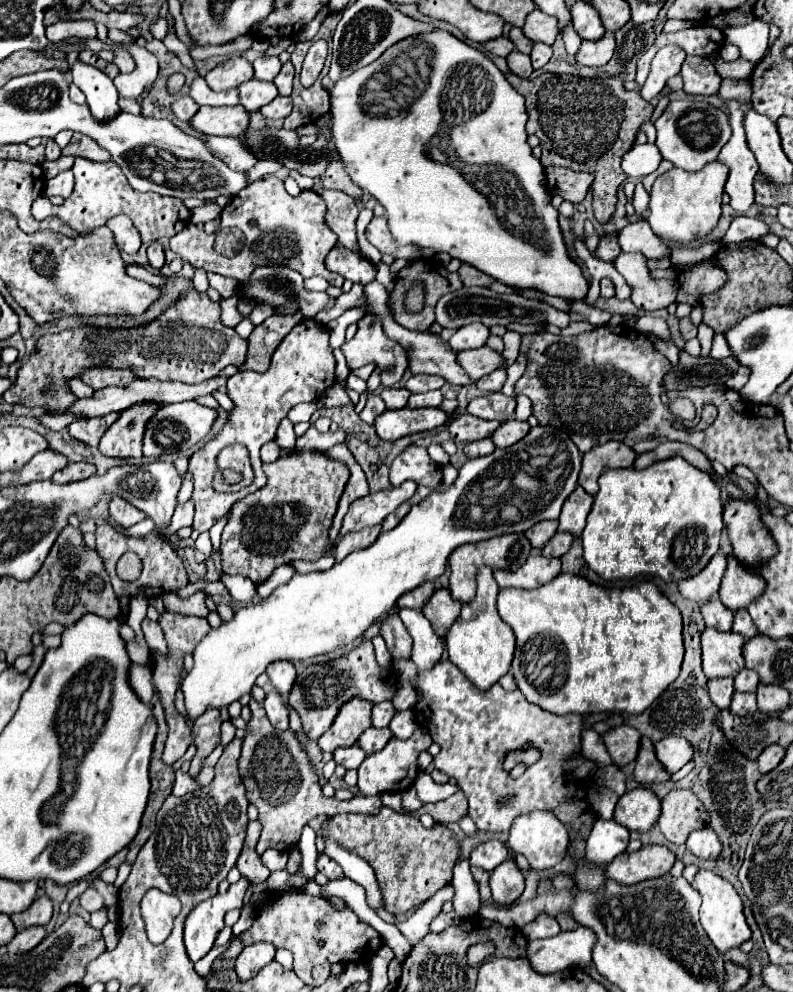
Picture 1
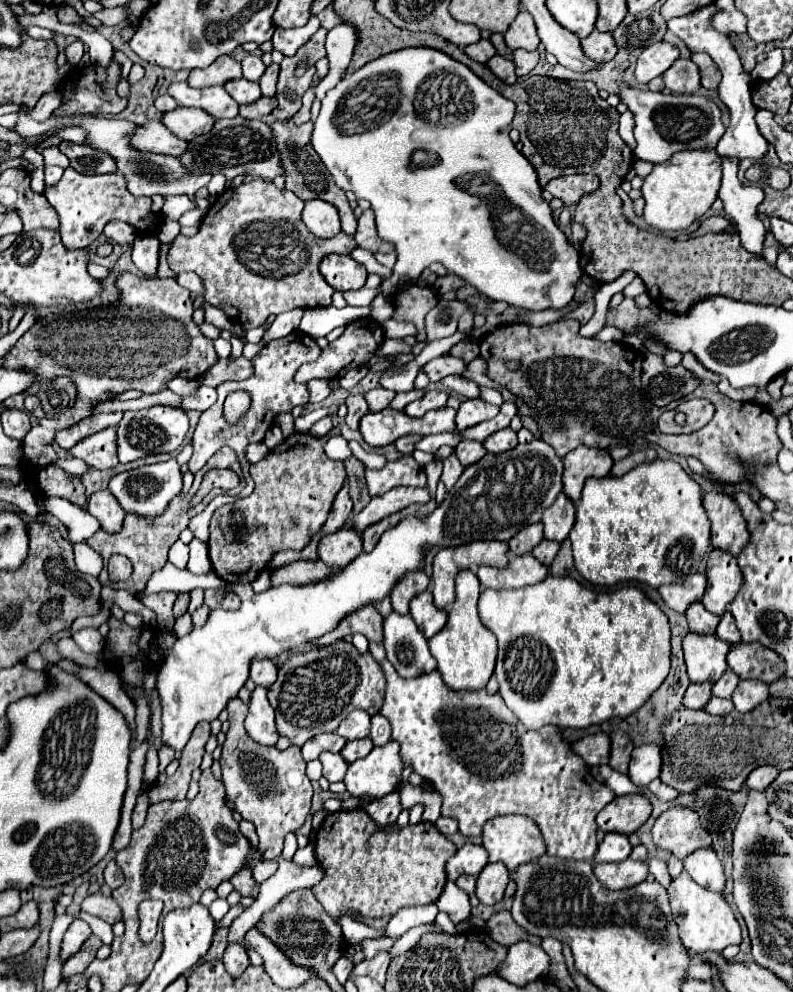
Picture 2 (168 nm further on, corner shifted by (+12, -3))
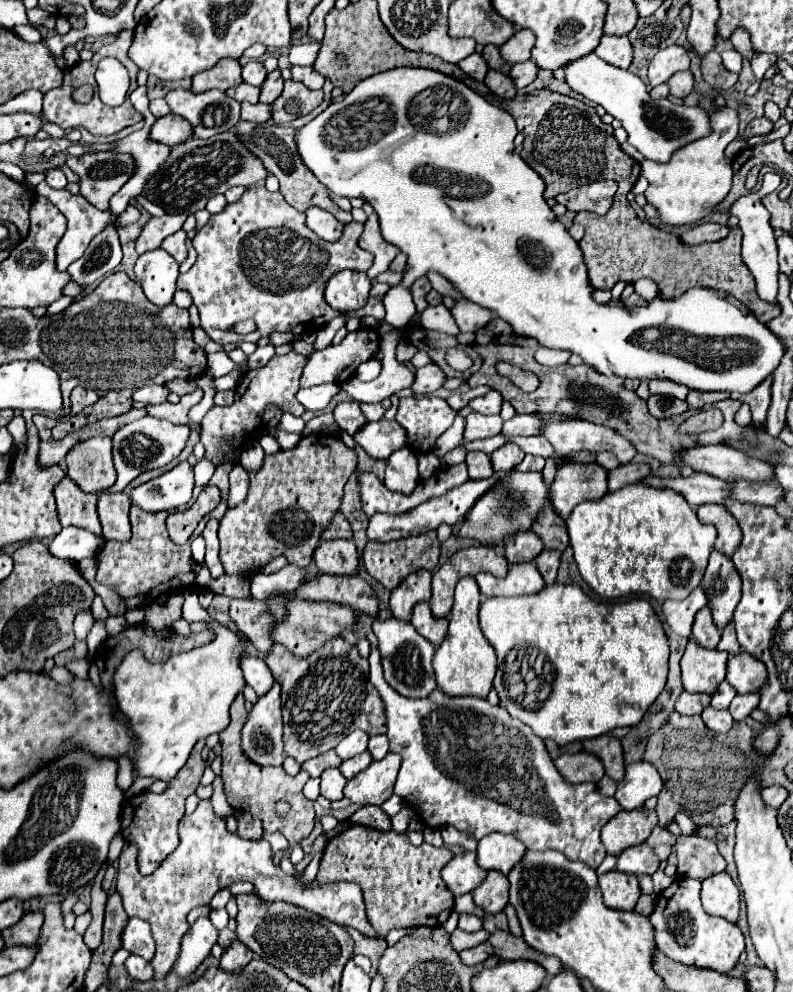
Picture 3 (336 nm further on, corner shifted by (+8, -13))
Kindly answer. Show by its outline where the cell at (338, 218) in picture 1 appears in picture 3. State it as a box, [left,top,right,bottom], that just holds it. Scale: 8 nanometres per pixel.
[306,207,344,241]

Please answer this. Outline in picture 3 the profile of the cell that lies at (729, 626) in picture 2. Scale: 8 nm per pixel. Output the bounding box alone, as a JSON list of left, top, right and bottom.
[716,621,740,655]

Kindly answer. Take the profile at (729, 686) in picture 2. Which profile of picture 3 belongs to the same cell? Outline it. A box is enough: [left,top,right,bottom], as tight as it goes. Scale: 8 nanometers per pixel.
[710,681,736,709]

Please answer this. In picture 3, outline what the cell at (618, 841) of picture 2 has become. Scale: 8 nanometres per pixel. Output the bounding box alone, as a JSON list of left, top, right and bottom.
[616,843,660,875]

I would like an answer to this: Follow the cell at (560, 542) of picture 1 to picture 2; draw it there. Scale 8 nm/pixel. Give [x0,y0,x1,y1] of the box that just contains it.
[532,539,560,565]

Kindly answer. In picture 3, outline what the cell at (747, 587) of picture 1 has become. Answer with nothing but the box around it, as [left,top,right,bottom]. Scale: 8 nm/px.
[700,551,740,629]

